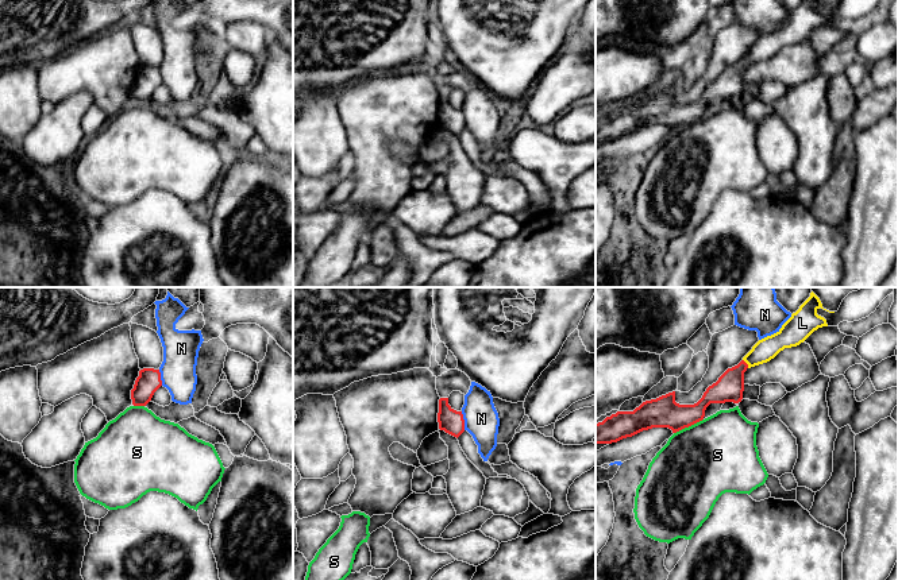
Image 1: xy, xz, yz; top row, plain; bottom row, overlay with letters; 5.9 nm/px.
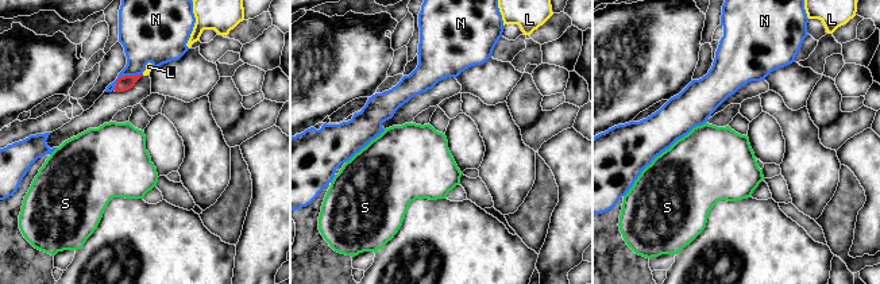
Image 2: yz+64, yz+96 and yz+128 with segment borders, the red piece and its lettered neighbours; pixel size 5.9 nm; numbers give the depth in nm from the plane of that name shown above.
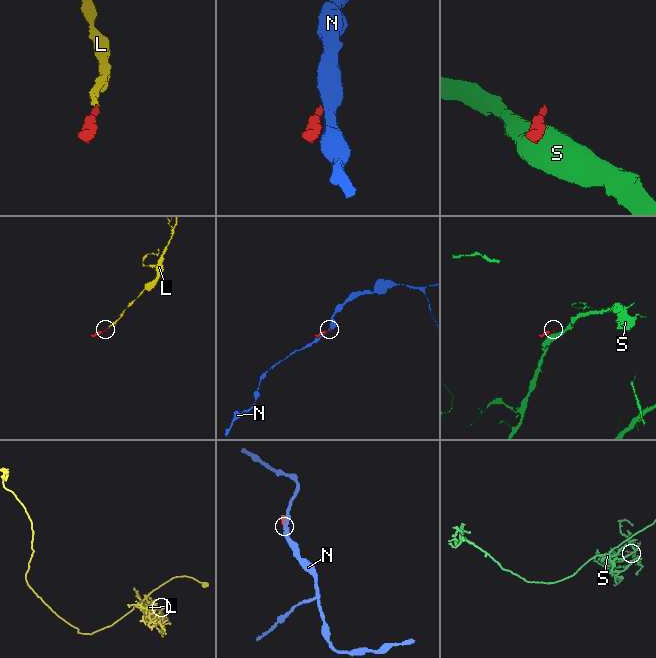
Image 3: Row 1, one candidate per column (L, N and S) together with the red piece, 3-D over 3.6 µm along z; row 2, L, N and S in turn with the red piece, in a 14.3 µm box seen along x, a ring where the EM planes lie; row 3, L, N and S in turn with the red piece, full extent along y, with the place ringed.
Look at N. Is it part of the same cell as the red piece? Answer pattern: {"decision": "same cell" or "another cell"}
{"decision": "another cell"}

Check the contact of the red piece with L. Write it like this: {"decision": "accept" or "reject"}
{"decision": "accept"}

